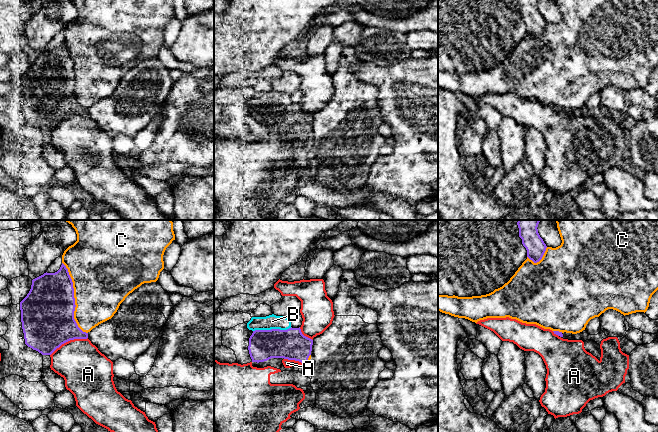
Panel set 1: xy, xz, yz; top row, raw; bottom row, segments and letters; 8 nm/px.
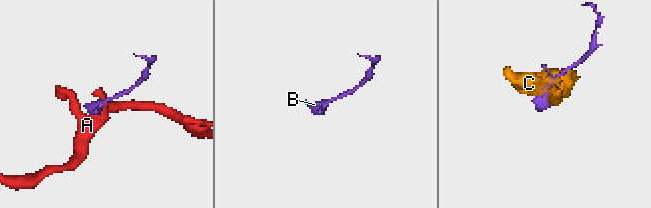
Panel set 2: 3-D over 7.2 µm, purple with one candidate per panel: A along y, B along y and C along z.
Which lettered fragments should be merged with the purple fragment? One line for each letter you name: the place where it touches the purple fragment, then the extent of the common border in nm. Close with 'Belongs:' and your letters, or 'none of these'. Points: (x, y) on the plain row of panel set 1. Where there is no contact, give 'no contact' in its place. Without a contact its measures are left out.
B: contact xz (272, 105); length 320 nm
Belongs: B

